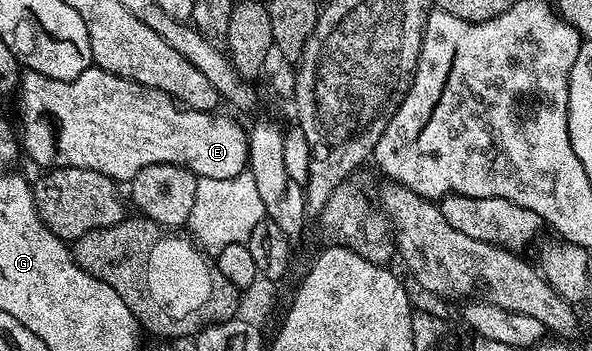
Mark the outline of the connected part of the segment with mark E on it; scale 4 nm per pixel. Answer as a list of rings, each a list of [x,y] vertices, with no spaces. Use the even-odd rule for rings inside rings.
[[[90,68],[86,72],[82,72],[80,75],[78,75],[74,80],[54,80],[50,76],[42,76],[38,72],[28,70],[27,73],[25,73],[20,80],[20,85],[18,87],[18,99],[19,98],[20,130],[18,126],[18,134],[19,137],[22,139],[23,153],[25,155],[29,154],[29,156],[32,157],[38,165],[48,166],[44,168],[59,168],[61,166],[69,166],[70,168],[86,168],[90,172],[102,172],[102,176],[106,176],[107,178],[112,179],[112,181],[117,184],[128,184],[131,183],[131,180],[134,176],[138,176],[138,172],[142,172],[142,168],[146,168],[150,164],[174,164],[175,166],[185,166],[185,168],[187,168],[187,170],[190,171],[192,174],[196,175],[197,178],[209,178],[210,180],[230,180],[234,176],[238,176],[239,174],[245,173],[246,167],[248,165],[248,135],[246,133],[245,127],[240,127],[234,119],[227,118],[226,115],[220,114],[221,112],[209,112],[207,110],[189,110],[187,108],[182,108],[181,103],[177,102],[175,98],[172,98],[166,92],[162,92],[161,90],[155,90],[154,88],[150,88],[149,86],[143,86],[142,84],[138,84],[137,82],[131,82],[130,80],[126,80],[122,76],[118,76],[117,74],[111,74],[110,72],[106,72],[105,70],[99,68]]]

